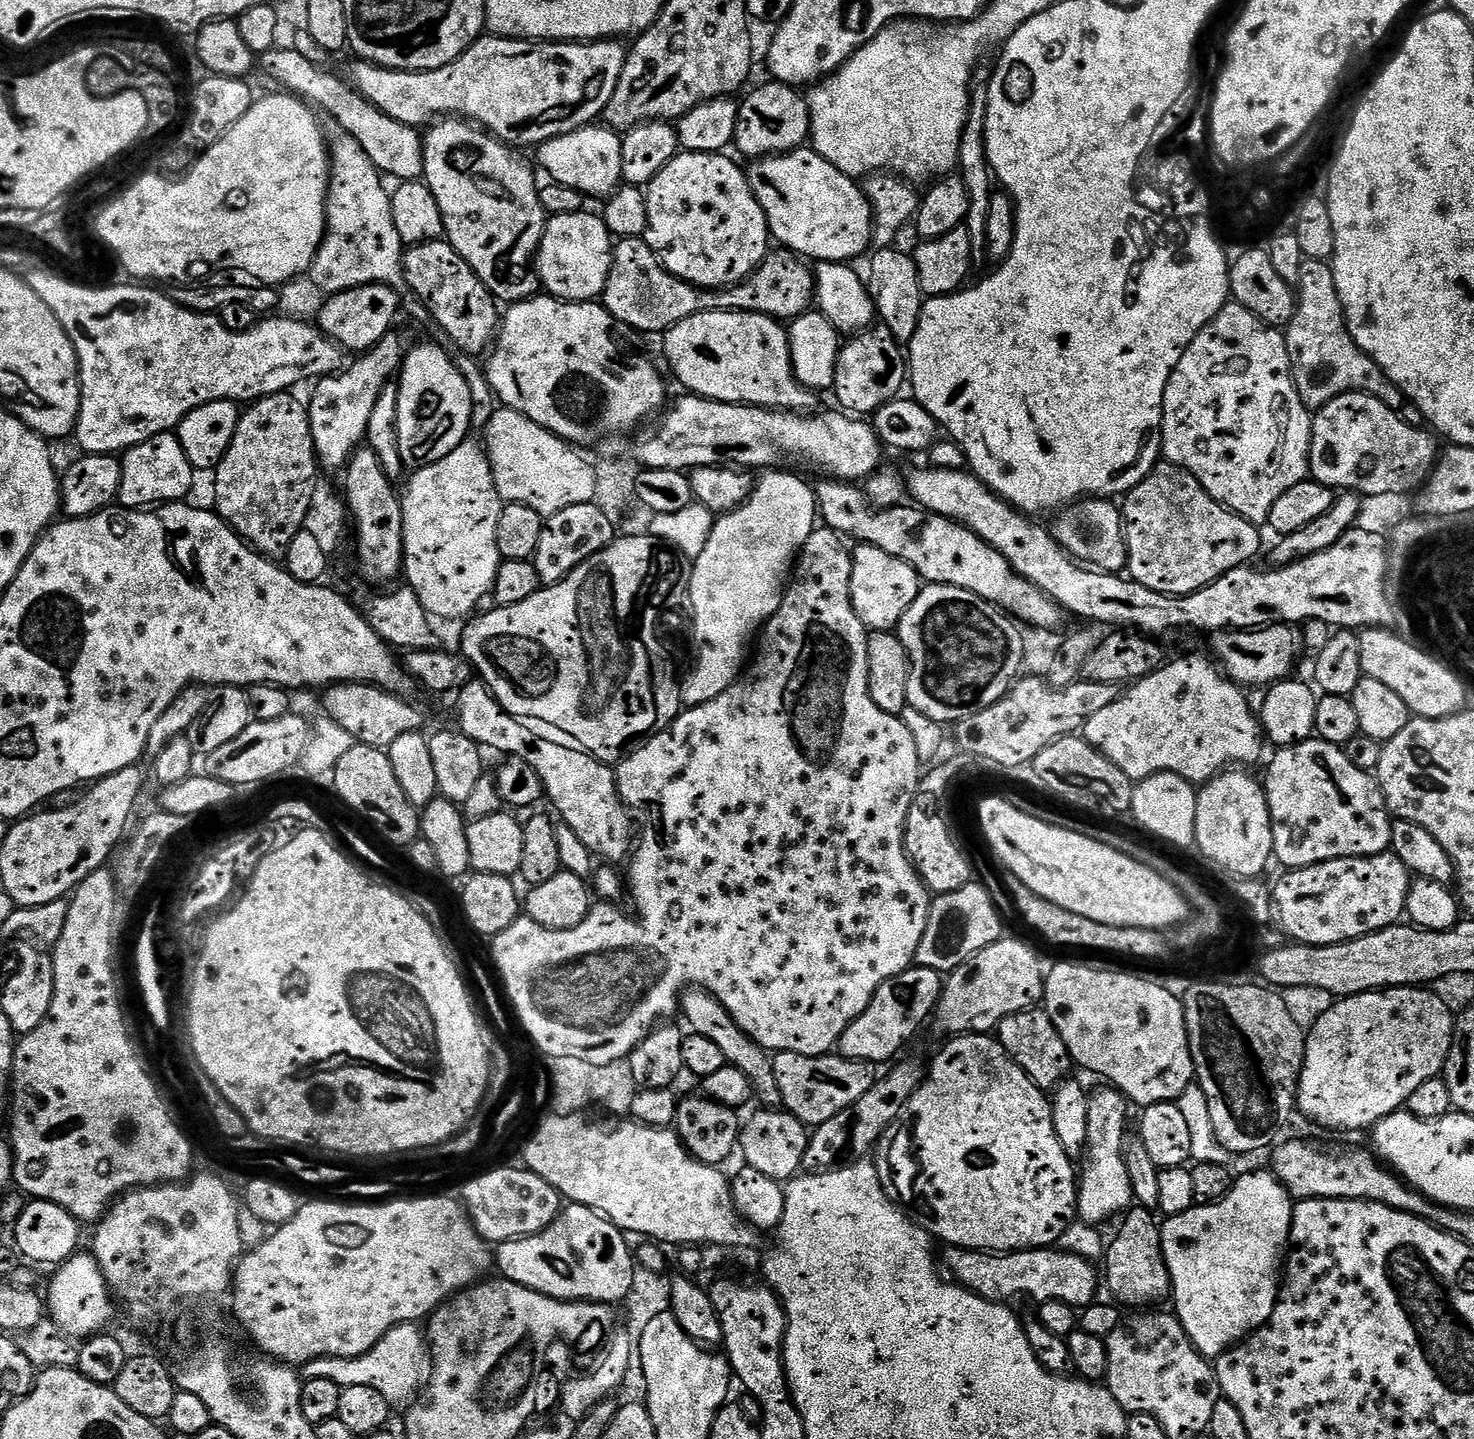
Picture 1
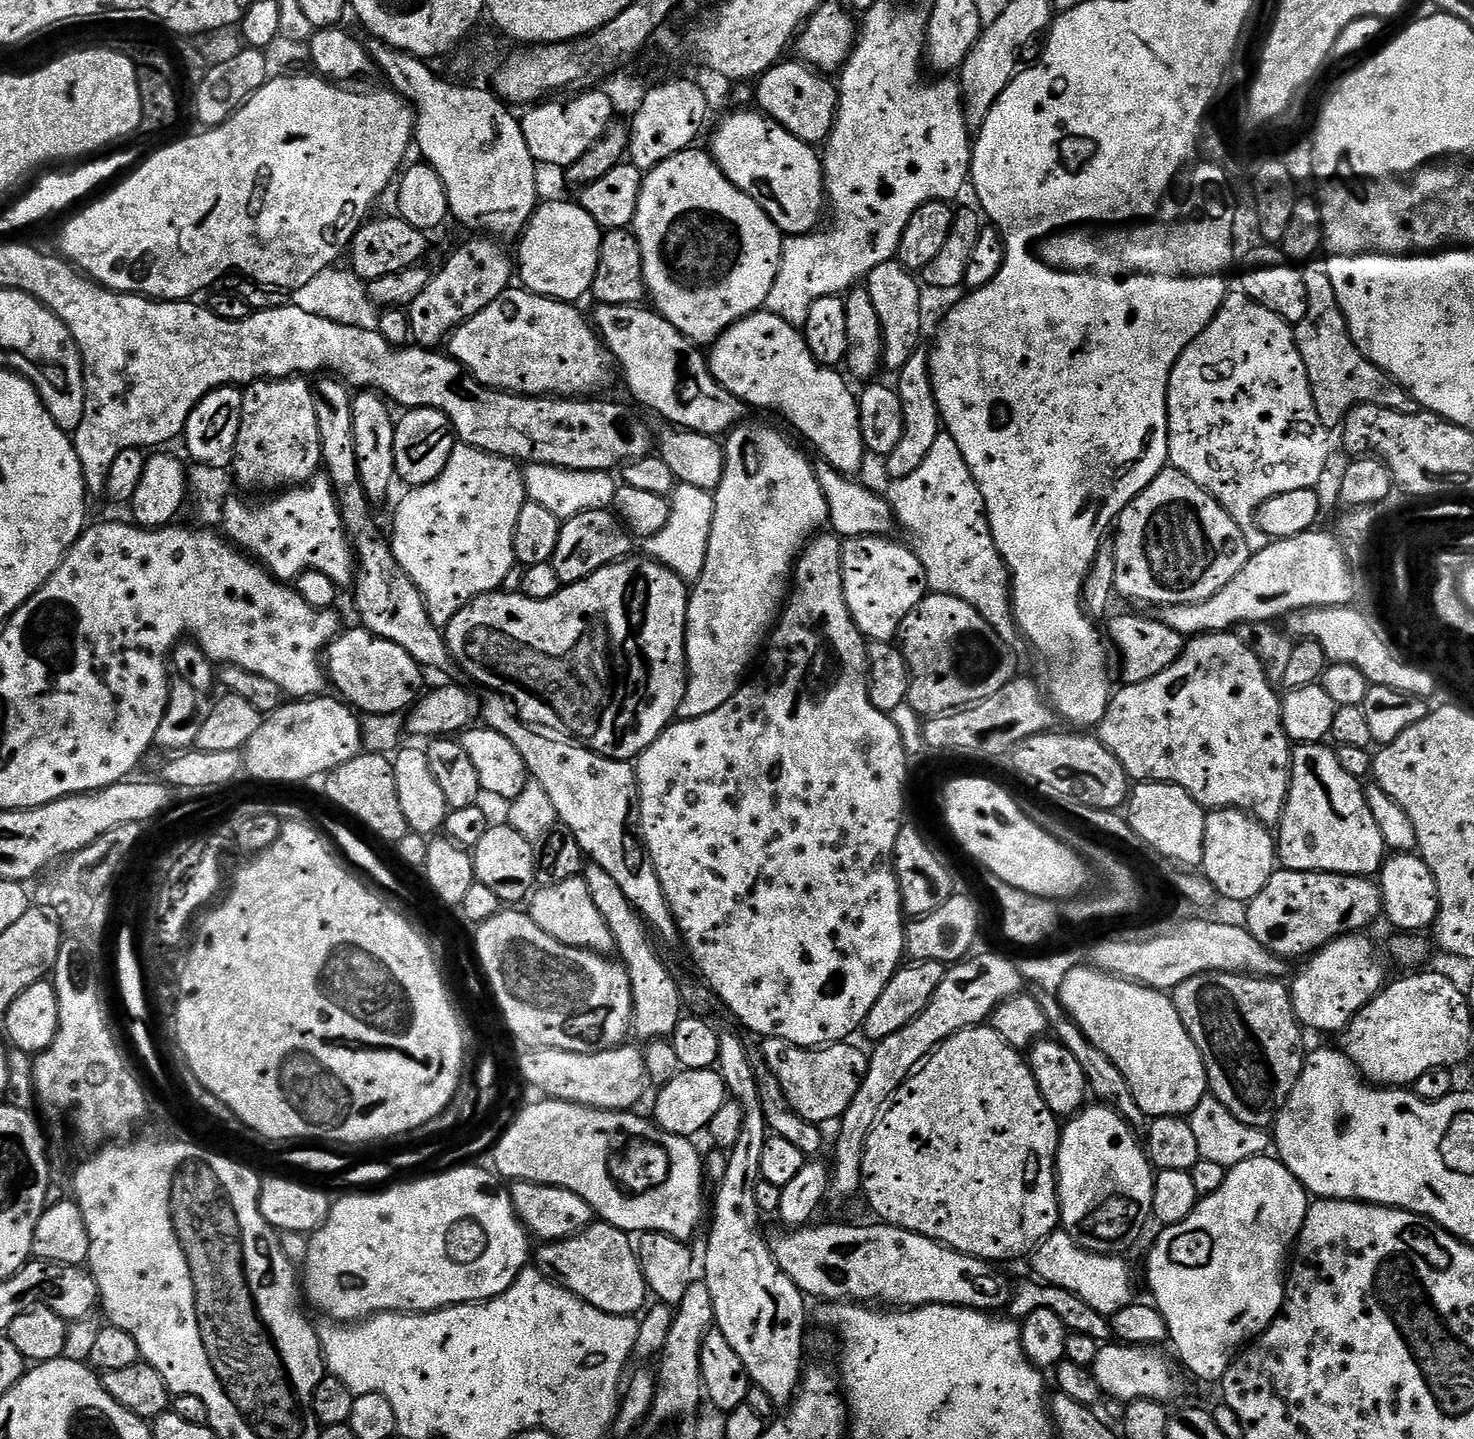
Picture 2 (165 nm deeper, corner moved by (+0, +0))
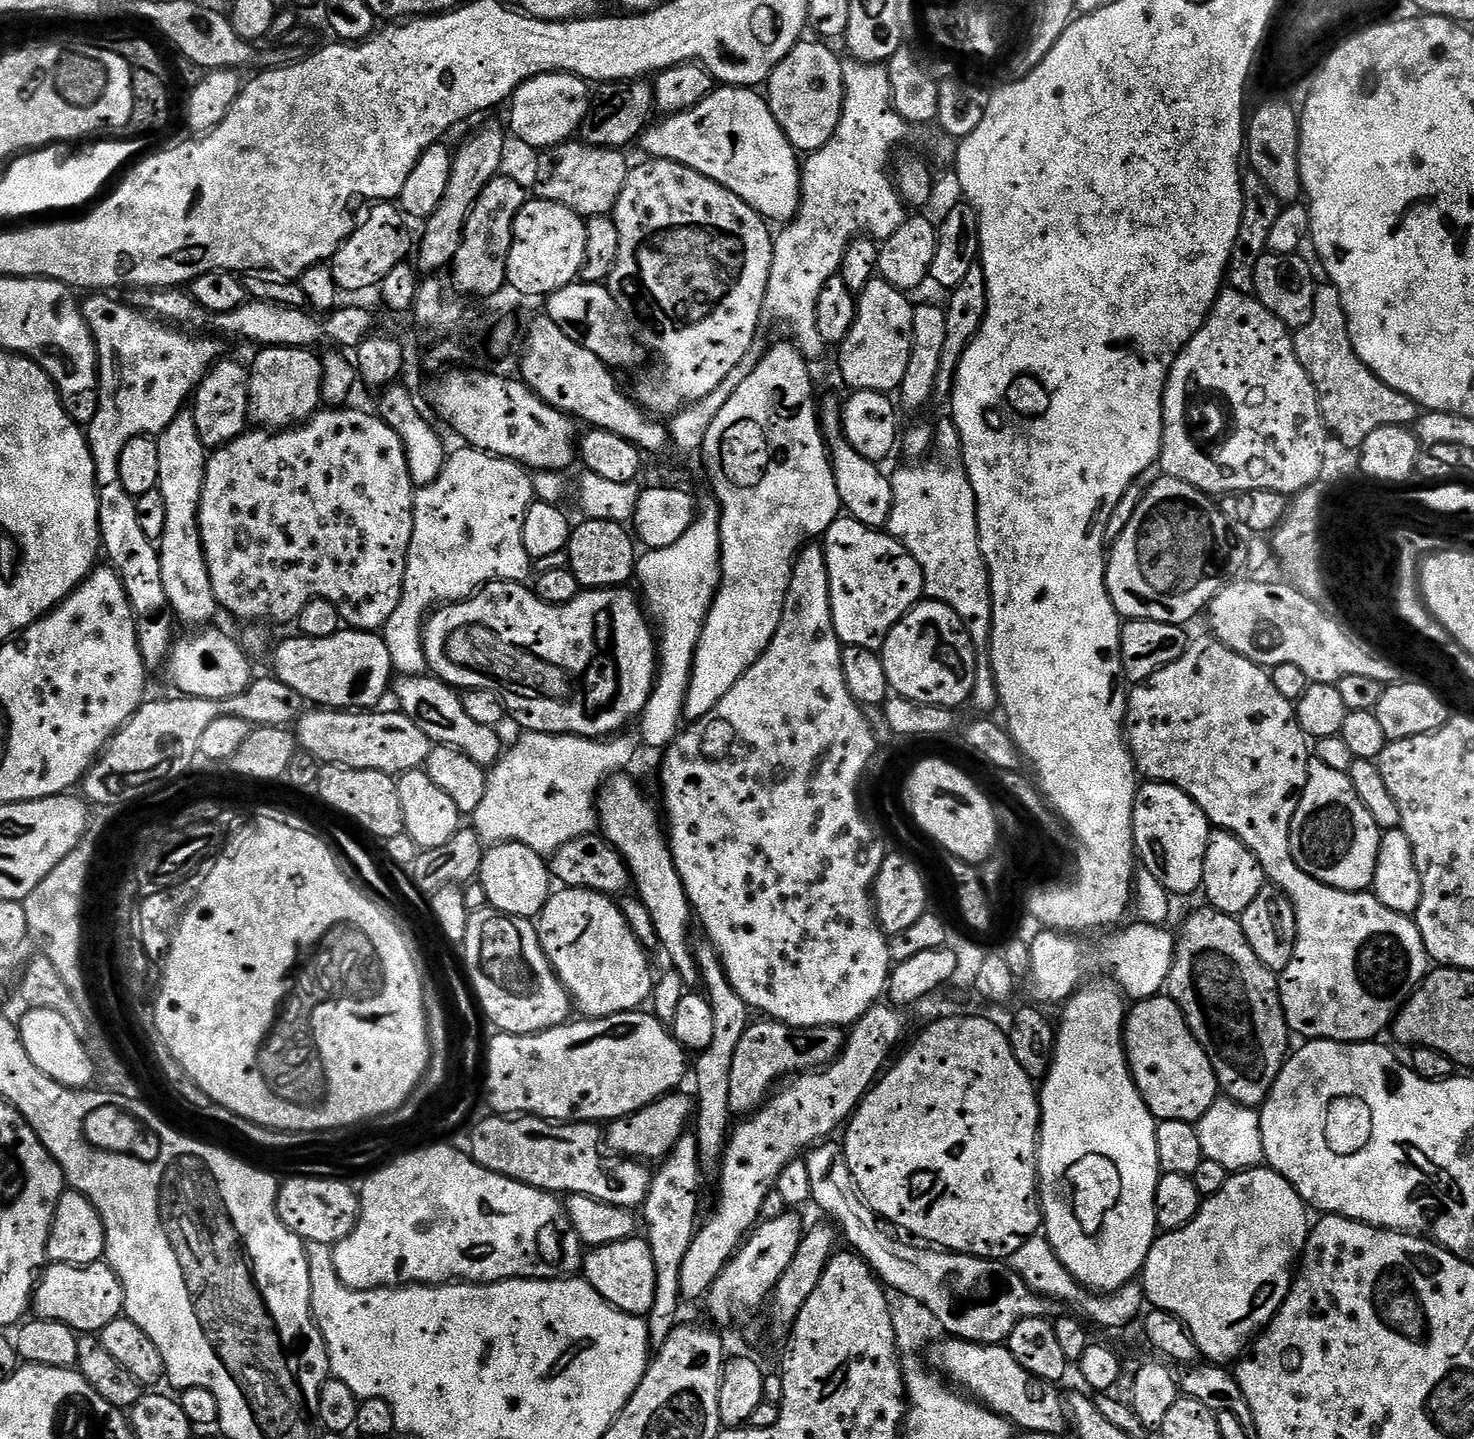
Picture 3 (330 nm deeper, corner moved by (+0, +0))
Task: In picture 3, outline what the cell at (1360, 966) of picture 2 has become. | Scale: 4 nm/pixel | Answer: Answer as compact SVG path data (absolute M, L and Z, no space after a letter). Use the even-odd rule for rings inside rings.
M1207 638L1208 640L1193 639L1189 643L1186 654L1178 658L1178 662L1170 662L1166 666L1143 682L1135 685L1136 689L1131 689L1128 698L1128 715L1126 717L1126 739L1128 748L1132 751L1132 760L1136 763L1137 773L1145 781L1159 782L1162 784L1173 784L1180 788L1184 793L1194 801L1202 811L1206 813L1209 821L1217 829L1233 832L1234 835L1249 848L1258 858L1262 866L1265 877L1275 887L1281 888L1290 898L1292 909L1296 915L1296 945L1294 958L1290 958L1290 966L1279 973L1280 981L1280 1001L1284 1011L1284 1020L1288 1023L1289 1029L1296 1032L1305 1041L1310 1040L1338 1040L1341 1042L1372 1042L1377 1039L1376 1036L1384 1027L1391 1025L1395 1021L1396 1013L1404 1007L1409 998L1420 987L1424 977L1430 971L1430 961L1428 951L1422 942L1422 934L1418 930L1415 919L1412 916L1403 916L1378 902L1378 898L1371 891L1363 892L1343 892L1337 888L1331 888L1328 884L1323 884L1315 880L1310 874L1306 874L1294 862L1292 851L1290 850L1290 826L1294 814L1300 805L1300 795L1304 793L1306 778L1308 777L1308 762L1310 759L1310 740L1305 736L1304 731L1300 729L1300 724L1296 720L1296 709L1293 701L1282 698L1278 690L1274 690L1274 682L1271 675L1261 665L1248 660L1242 654L1230 650L1221 640Z

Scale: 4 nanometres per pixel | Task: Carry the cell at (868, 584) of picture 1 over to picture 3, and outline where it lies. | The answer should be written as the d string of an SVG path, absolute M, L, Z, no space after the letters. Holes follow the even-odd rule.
M838 518L834 521L822 537L822 547L828 567L834 630L841 645L880 652L890 630L910 609L921 603L924 596L924 575L918 562L887 531L867 528L862 522L851 518Z

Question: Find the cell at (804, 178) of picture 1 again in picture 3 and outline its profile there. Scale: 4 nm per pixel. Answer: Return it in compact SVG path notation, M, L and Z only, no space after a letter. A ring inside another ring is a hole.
M717 87L706 98L702 98L702 102L685 112L674 112L660 118L660 121L657 119L640 137L638 144L648 151L649 157L685 164L690 170L718 182L726 190L742 198L742 202L746 202L754 211L759 212L765 221L787 222L793 220L800 210L802 160L786 138L782 126L778 126L767 99L756 92L759 91L755 87Z

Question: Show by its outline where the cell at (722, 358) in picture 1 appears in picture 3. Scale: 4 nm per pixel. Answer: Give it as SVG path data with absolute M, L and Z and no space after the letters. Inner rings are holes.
M823 401L822 404L822 431L830 441L830 459L834 482L838 486L838 498L843 511L851 519L862 522L867 528L883 529L890 518L890 510L894 502L892 482L887 475L880 473L879 463L862 458L858 450L850 446L850 442L842 435L842 412L834 401Z

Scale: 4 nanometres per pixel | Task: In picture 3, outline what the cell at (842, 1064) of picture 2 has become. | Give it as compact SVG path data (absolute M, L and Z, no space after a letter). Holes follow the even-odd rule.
M760 1018L757 1024L756 1021L749 1023L746 1034L742 1034L742 1042L738 1042L738 1050L734 1050L734 1062L730 1066L730 1110L733 1114L757 1111L769 1095L768 1087L779 1076L791 1077L823 1069L843 1052L845 1039L843 1027L791 1028L767 1018Z

